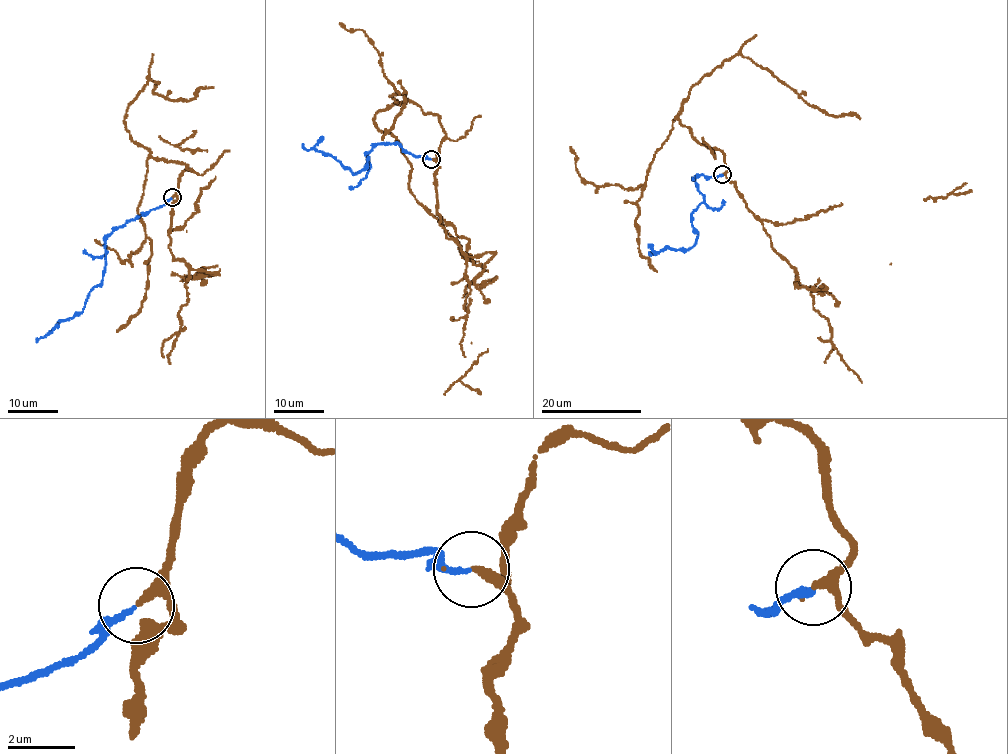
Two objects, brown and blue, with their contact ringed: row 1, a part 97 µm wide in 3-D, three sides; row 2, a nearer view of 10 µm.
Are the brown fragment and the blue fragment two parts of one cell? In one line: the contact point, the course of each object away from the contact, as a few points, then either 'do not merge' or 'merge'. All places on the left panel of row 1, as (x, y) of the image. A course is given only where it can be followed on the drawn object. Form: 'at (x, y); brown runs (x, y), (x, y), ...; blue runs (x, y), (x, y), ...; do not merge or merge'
at (172, 197); brown runs (171, 198), (190, 169), (132, 140), (126, 110), (148, 78), (175, 100), (213, 86); blue runs (171, 198), (119, 226), (104, 241), (102, 282), (92, 290), (82, 311), (59, 320), (48, 333), (58, 325); merge

